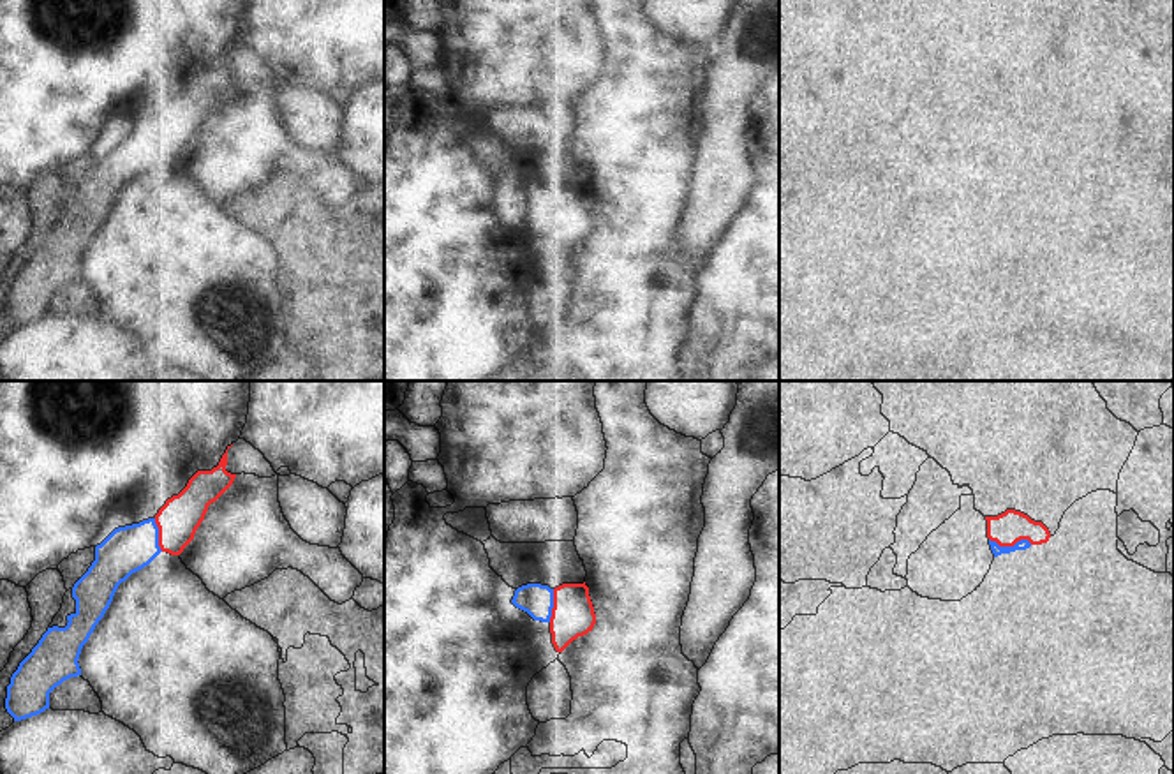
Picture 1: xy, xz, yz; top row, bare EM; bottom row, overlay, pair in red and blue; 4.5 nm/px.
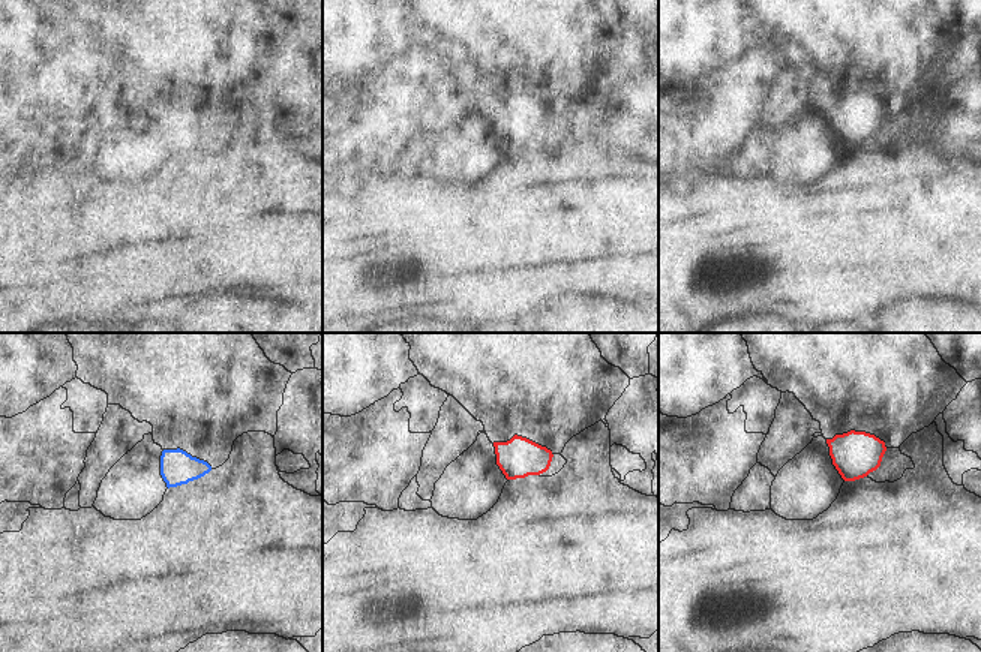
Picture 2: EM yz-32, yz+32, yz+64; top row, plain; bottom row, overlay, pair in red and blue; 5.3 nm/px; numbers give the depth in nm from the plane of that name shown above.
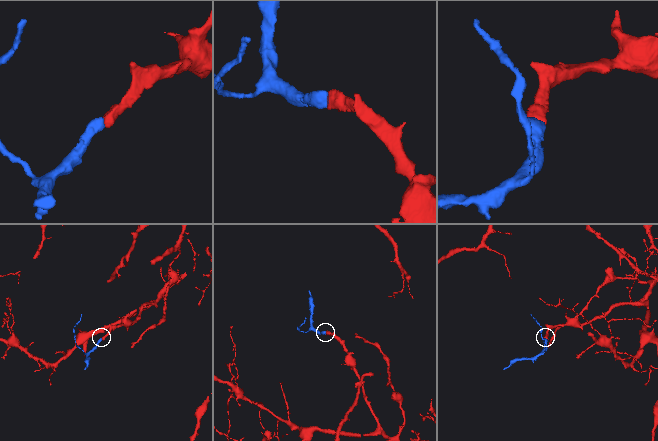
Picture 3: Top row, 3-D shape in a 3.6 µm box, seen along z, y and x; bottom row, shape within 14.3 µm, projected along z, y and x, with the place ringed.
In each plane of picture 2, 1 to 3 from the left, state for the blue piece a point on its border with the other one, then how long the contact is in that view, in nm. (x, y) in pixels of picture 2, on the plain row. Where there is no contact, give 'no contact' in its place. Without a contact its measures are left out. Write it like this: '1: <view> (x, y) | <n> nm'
1: no contact
2: no contact
3: no contact

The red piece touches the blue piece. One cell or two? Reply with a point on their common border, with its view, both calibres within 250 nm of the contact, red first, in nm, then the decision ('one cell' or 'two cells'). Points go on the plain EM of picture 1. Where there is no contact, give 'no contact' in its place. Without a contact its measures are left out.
contact yz (1010, 150); calibres 150 and 50 nm; one cell

